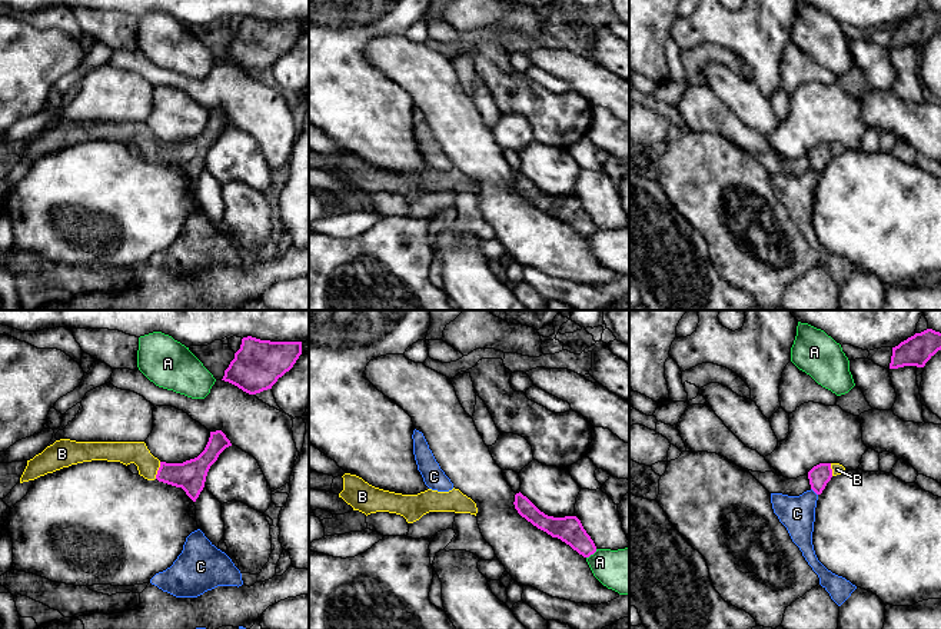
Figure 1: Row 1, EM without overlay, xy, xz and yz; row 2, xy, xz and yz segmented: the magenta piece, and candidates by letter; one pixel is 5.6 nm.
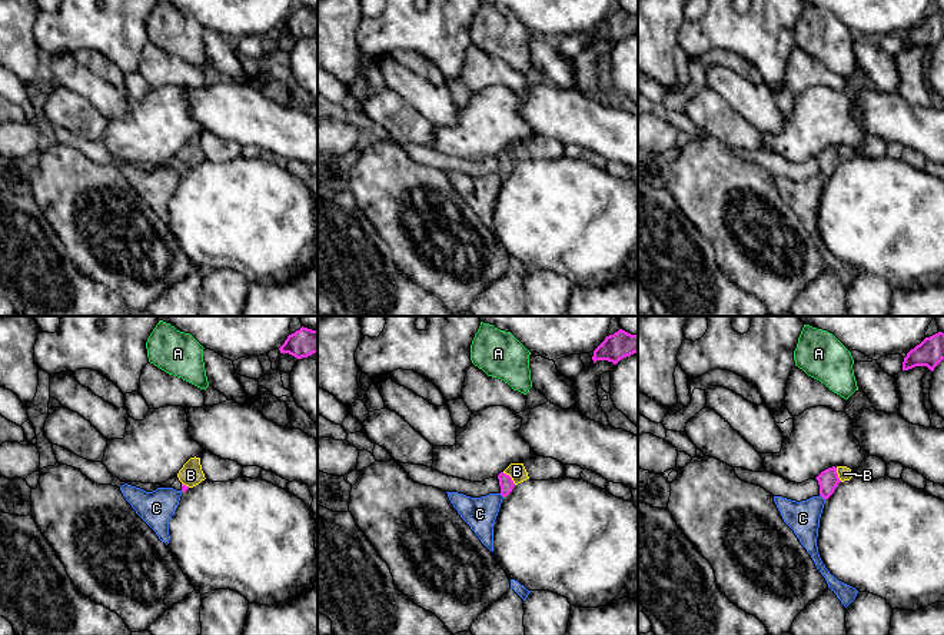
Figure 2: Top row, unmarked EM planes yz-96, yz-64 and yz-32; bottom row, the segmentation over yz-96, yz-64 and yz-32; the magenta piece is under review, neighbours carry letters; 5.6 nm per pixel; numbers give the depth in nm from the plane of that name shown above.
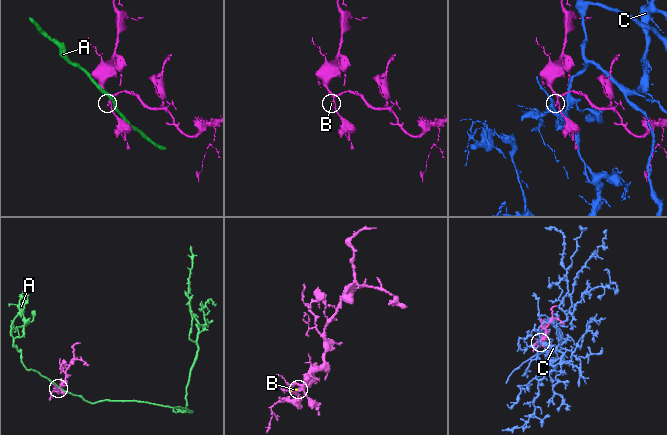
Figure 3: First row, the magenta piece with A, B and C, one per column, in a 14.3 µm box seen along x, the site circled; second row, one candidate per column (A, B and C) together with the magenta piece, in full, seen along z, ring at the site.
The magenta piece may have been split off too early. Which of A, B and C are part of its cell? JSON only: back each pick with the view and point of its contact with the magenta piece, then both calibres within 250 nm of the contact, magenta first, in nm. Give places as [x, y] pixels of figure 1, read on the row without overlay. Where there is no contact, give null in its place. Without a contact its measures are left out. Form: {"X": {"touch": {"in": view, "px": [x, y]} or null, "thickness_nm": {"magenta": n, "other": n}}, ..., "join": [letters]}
{"B": {"touch": {"in": "xy", "px": [158, 150]}, "thickness_nm": {"magenta": 170, "other": 130}}, "join": ["B"]}

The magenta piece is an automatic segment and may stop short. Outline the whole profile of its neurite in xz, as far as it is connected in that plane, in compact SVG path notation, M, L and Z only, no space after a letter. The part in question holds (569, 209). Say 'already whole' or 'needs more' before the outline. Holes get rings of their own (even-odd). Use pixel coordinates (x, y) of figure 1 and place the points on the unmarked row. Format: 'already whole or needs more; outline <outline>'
already whole; outline M521 172L515 174L515 189L518 193L531 202L538 209L546 212L552 217L558 217L583 237L589 237L596 232L596 226L591 216L583 209L576 196L553 197L541 192Z

